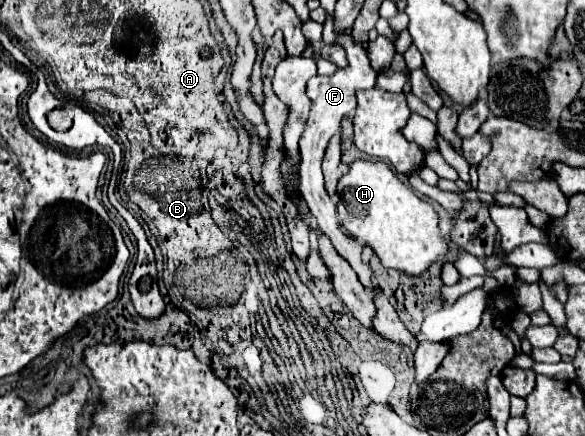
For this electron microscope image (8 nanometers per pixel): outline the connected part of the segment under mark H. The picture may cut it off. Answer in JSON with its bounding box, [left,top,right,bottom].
[337,160,449,276]

